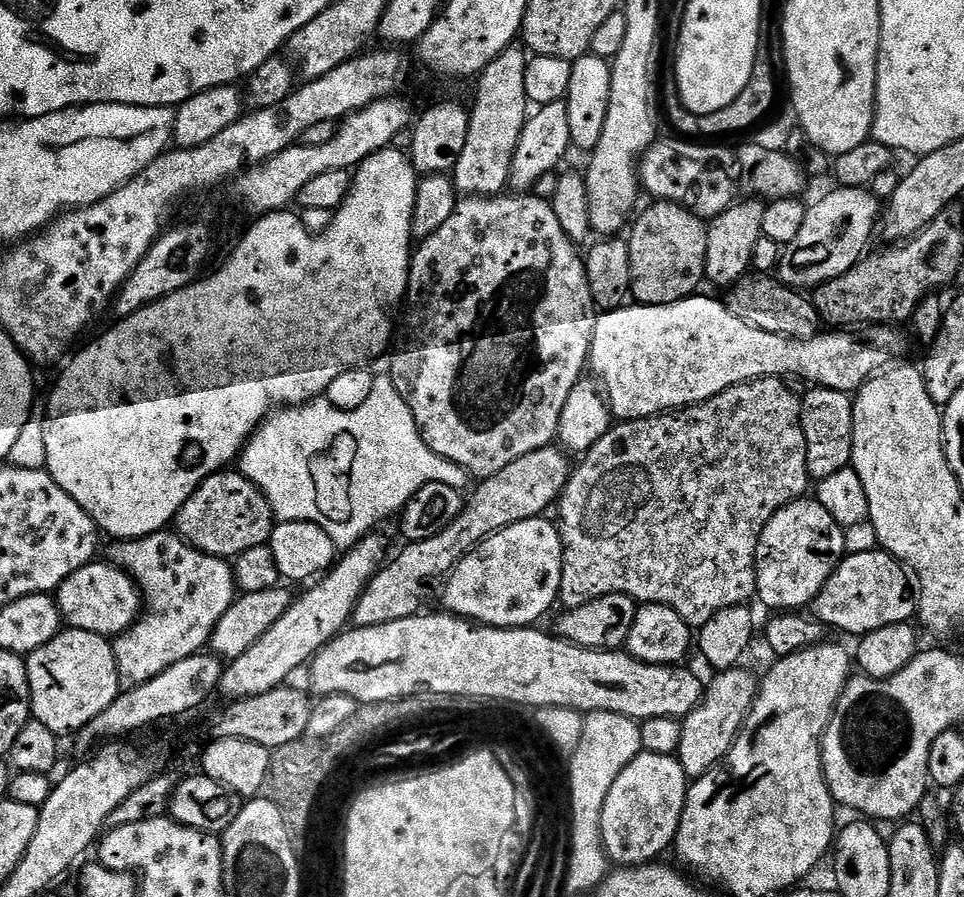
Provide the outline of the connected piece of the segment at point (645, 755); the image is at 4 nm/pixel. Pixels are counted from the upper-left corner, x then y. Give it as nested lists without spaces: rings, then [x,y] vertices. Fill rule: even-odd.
[[[640,751],[624,767],[623,772],[608,790],[600,819],[600,841],[603,853],[616,861],[614,862],[616,864],[627,864],[632,861],[632,856],[639,856],[649,851],[665,853],[673,845],[682,822],[689,785],[690,777],[680,759],[666,752]]]

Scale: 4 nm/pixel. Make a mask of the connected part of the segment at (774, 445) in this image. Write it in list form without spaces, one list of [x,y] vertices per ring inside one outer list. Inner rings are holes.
[[[765,376],[763,379],[750,380],[747,383],[734,385],[730,389],[726,389],[724,392],[718,394],[716,397],[710,398],[708,401],[699,404],[698,406],[689,407],[685,409],[676,410],[662,410],[660,413],[660,444],[656,444],[656,440],[653,440],[651,436],[644,439],[644,444],[629,444],[627,441],[626,449],[619,449],[616,452],[615,447],[606,446],[607,443],[601,442],[583,457],[584,462],[580,467],[575,469],[575,474],[581,479],[586,480],[592,487],[591,491],[584,492],[584,488],[576,488],[576,484],[572,485],[572,500],[568,500],[568,508],[558,508],[558,512],[568,512],[568,528],[564,528],[564,535],[561,537],[564,542],[564,560],[563,560],[563,579],[561,580],[561,595],[566,598],[570,598],[573,595],[576,596],[588,596],[590,598],[601,598],[608,593],[624,593],[628,597],[632,597],[636,602],[655,602],[658,604],[668,604],[680,615],[680,619],[684,619],[688,616],[688,619],[684,622],[686,624],[689,620],[704,620],[704,616],[708,616],[708,612],[712,612],[712,608],[718,608],[722,612],[724,610],[720,607],[720,604],[725,604],[727,609],[731,609],[732,606],[728,600],[735,600],[736,596],[744,596],[744,588],[756,588],[756,553],[752,551],[752,548],[758,550],[760,545],[760,535],[764,527],[770,522],[768,512],[774,514],[772,508],[778,511],[776,504],[782,505],[783,508],[787,504],[791,504],[788,496],[793,496],[795,500],[801,499],[797,496],[796,492],[799,492],[801,496],[804,496],[800,488],[803,488],[807,493],[810,488],[810,477],[808,474],[808,455],[806,454],[806,434],[802,430],[802,418],[800,417],[800,410],[802,407],[802,400],[799,395],[795,396],[790,389],[784,385],[785,381],[779,376]],[[641,472],[644,475],[644,492],[632,492],[632,485],[640,484],[640,480],[636,480],[636,474]]]

